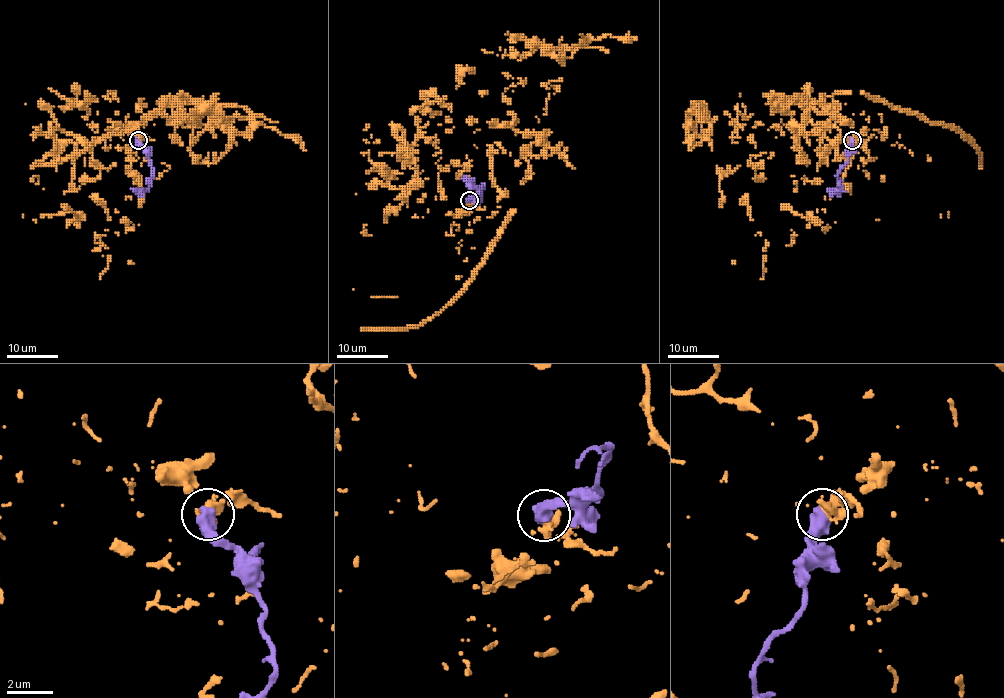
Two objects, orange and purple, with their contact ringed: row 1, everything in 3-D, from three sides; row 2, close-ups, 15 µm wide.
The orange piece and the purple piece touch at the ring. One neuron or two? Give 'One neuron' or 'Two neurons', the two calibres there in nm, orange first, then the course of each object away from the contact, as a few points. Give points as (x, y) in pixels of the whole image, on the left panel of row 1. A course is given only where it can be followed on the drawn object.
Two neurons. Thickness 500 nm (orange) against 650 nm. Course of orange: (138, 140), (160, 100), (198, 134), (210, 113), (176, 94), (107, 149), (57, 126), (37, 178), (117, 212). Course of purple: (138, 140), (152, 169), (151, 185), (144, 191), (131, 189)

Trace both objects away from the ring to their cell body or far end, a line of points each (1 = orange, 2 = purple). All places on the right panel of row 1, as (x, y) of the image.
1: (852, 140), (812, 102), (797, 134), (783, 99), (738, 104), (800, 149), (839, 131), (785, 205), (816, 212)
2: (852, 140), (848, 161), (837, 175), (839, 191), (829, 189)

